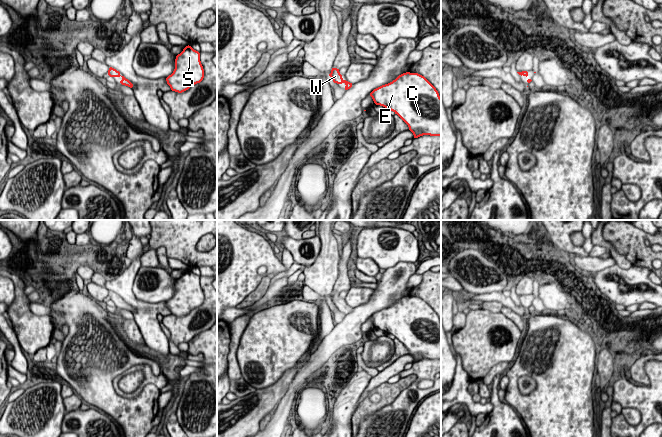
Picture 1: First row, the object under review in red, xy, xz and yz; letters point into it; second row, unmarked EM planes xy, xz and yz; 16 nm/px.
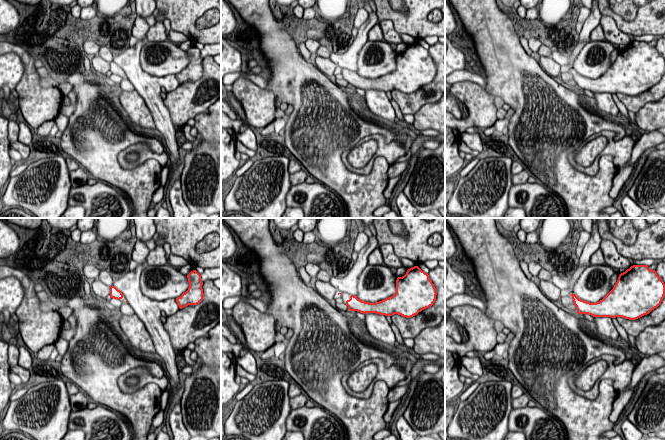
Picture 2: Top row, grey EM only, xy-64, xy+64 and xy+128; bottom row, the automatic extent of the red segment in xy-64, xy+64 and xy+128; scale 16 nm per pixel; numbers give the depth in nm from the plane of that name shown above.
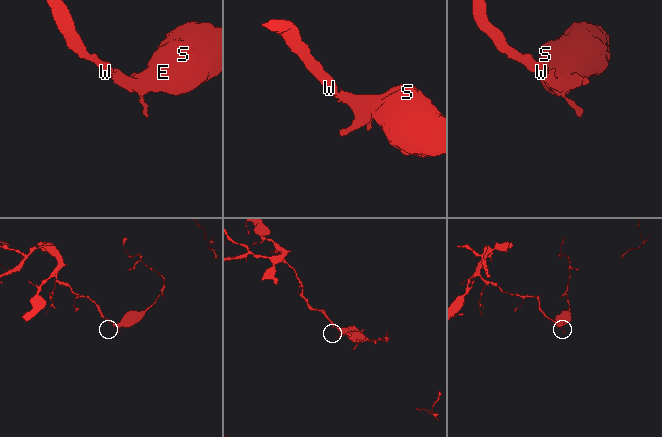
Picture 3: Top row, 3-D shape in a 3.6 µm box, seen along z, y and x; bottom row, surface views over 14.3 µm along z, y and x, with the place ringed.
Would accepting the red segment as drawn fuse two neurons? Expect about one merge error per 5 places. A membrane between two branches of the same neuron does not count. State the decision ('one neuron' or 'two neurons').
one neuron

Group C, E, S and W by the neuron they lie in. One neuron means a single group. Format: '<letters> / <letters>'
C E S W

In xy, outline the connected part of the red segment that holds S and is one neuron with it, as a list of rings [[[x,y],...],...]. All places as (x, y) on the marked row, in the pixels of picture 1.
[[[190,45],[176,55],[174,72],[166,77],[172,91],[182,93],[204,78],[204,69],[200,61],[200,52]]]

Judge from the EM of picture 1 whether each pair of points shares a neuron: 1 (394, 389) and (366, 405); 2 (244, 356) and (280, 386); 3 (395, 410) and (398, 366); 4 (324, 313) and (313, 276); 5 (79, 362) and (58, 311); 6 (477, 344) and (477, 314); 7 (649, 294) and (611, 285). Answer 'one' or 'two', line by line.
1: one
2: two
3: two
4: one
5: one
6: one
7: one

